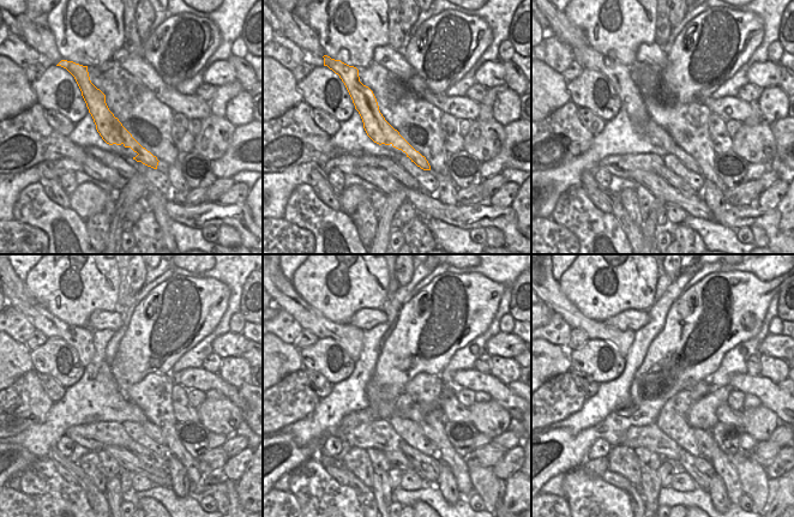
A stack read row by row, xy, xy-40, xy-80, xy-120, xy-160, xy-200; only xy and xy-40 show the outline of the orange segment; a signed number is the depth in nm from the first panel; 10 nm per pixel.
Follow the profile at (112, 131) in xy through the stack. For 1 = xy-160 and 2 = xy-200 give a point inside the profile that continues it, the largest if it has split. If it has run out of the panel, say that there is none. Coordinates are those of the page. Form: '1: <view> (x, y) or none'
1: xy-160 (287, 298)
2: xy-200 (555, 299)

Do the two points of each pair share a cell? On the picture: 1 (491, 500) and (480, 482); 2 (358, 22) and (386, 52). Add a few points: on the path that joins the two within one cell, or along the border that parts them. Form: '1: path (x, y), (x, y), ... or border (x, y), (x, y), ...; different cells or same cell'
1: path (489, 496), (485, 487); same cell
2: border (388, 44), (378, 44), (374, 48), (372, 61); different cells

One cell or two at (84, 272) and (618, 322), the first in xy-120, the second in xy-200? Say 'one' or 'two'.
two

